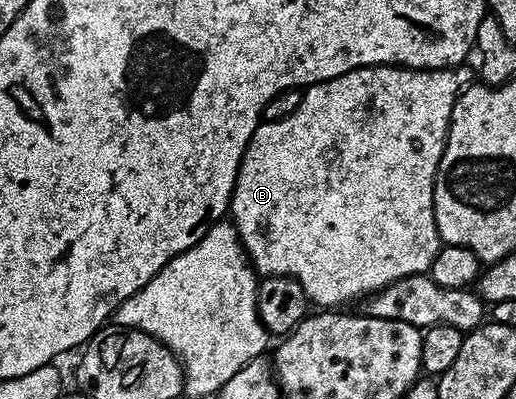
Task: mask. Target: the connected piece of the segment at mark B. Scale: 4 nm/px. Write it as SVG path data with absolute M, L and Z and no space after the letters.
M371 64L369 68L355 68L333 80L309 84L303 89L304 97L298 102L298 110L281 120L264 120L254 130L250 142L240 160L236 185L232 191L230 220L235 224L244 251L261 277L289 276L306 290L309 301L324 310L348 306L351 300L380 292L386 286L407 276L419 276L431 269L434 258L440 253L442 241L434 218L434 182L438 174L438 162L446 146L450 114L454 102L474 82L474 72L468 66L455 68L401 68L395 64Z

